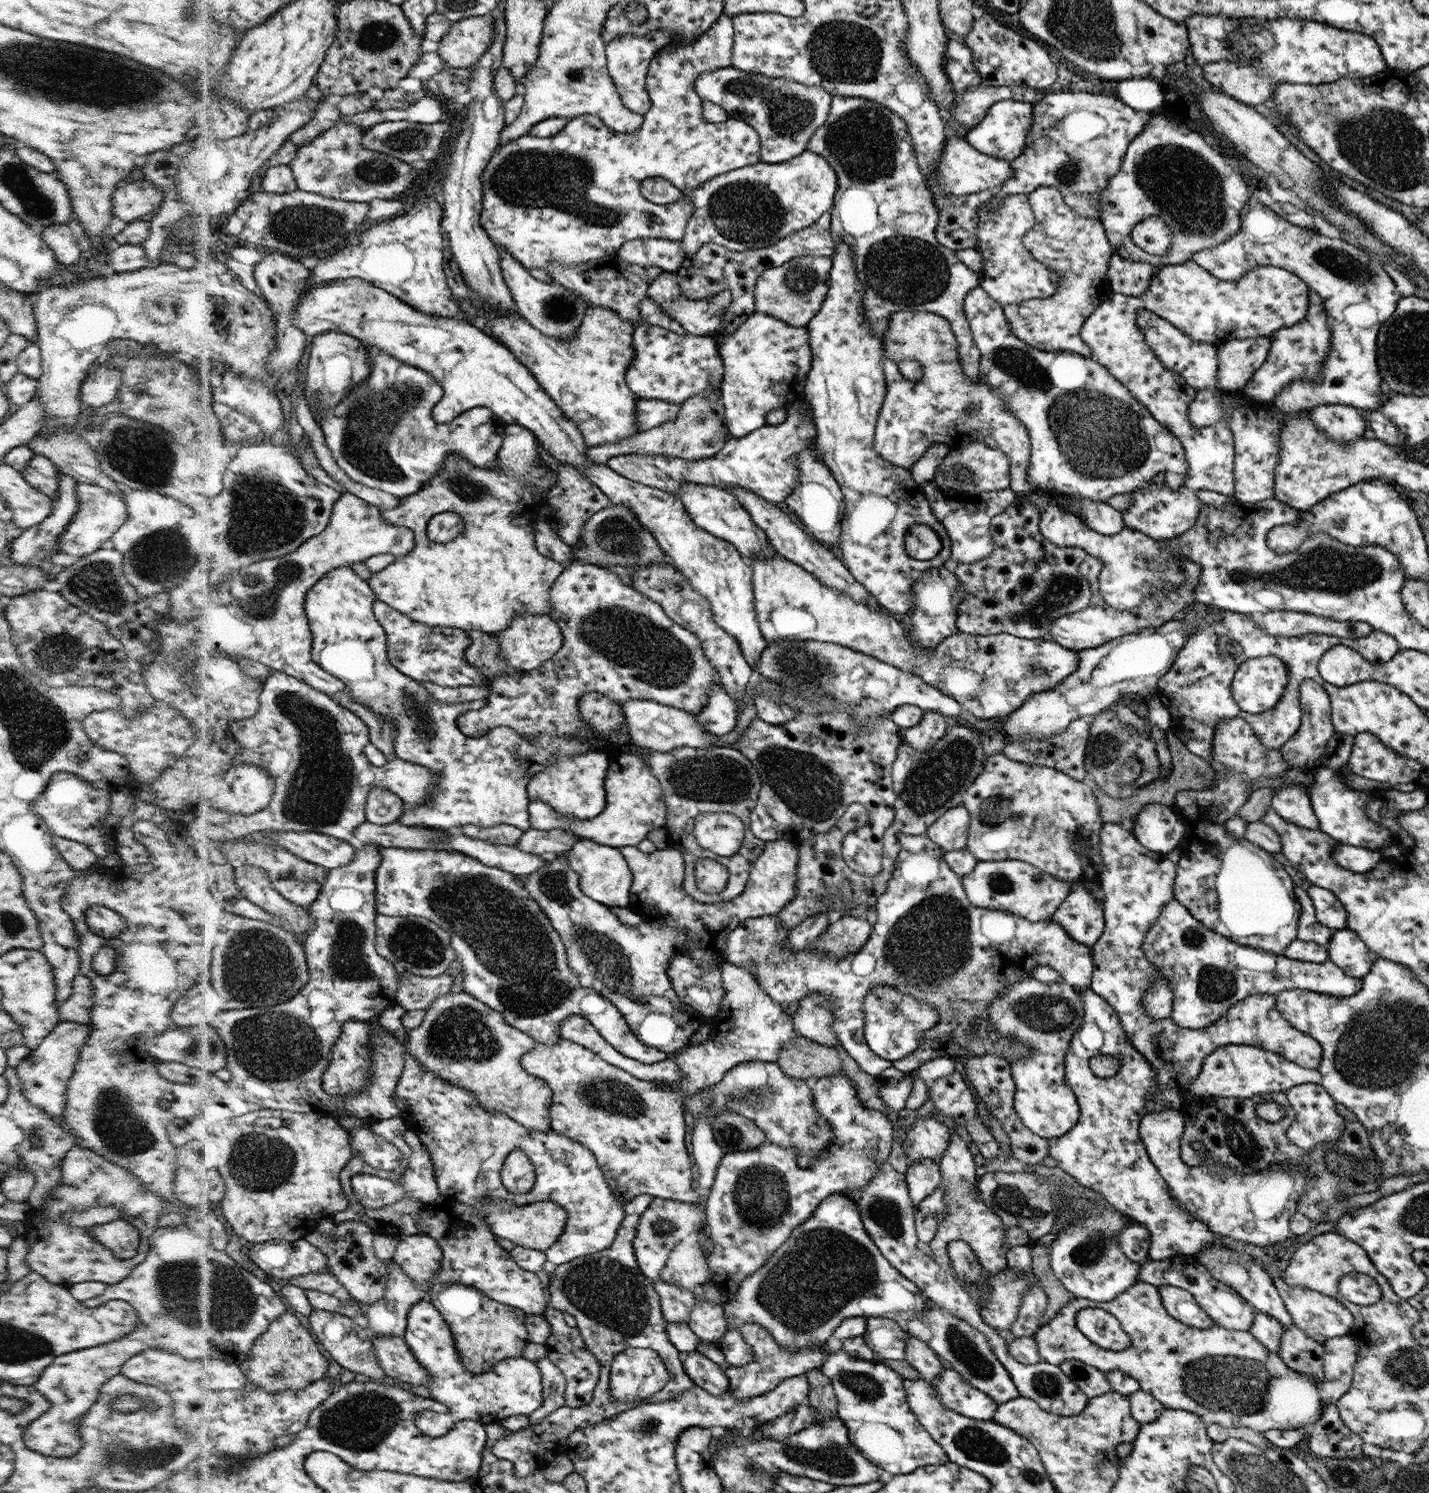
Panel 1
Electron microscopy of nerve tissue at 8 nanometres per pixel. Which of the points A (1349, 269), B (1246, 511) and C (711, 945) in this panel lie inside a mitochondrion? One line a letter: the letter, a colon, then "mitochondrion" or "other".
A: mitochondrion
B: other
C: other

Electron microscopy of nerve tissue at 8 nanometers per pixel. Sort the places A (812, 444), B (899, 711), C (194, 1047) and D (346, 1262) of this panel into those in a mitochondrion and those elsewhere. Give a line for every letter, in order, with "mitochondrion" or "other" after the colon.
A: other
B: other
C: mitochondrion
D: other

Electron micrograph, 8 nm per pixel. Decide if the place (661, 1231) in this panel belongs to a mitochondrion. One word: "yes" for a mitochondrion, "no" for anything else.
no

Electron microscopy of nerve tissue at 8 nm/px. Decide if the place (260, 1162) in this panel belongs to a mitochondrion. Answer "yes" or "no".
yes

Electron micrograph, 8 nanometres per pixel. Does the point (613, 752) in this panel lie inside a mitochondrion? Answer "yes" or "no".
no

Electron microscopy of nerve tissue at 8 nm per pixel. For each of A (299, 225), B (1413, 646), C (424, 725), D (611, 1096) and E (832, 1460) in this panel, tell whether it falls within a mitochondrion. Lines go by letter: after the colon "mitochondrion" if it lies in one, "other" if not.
A: mitochondrion
B: other
C: mitochondrion
D: mitochondrion
E: mitochondrion

